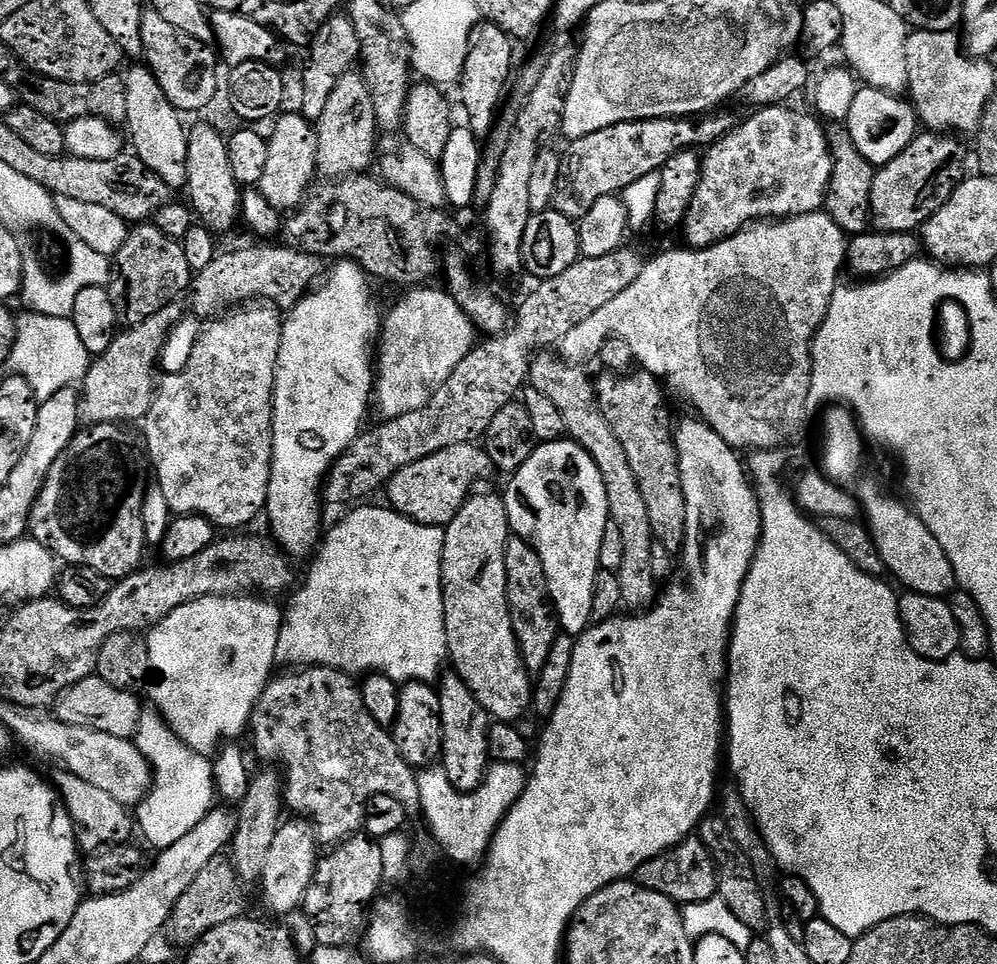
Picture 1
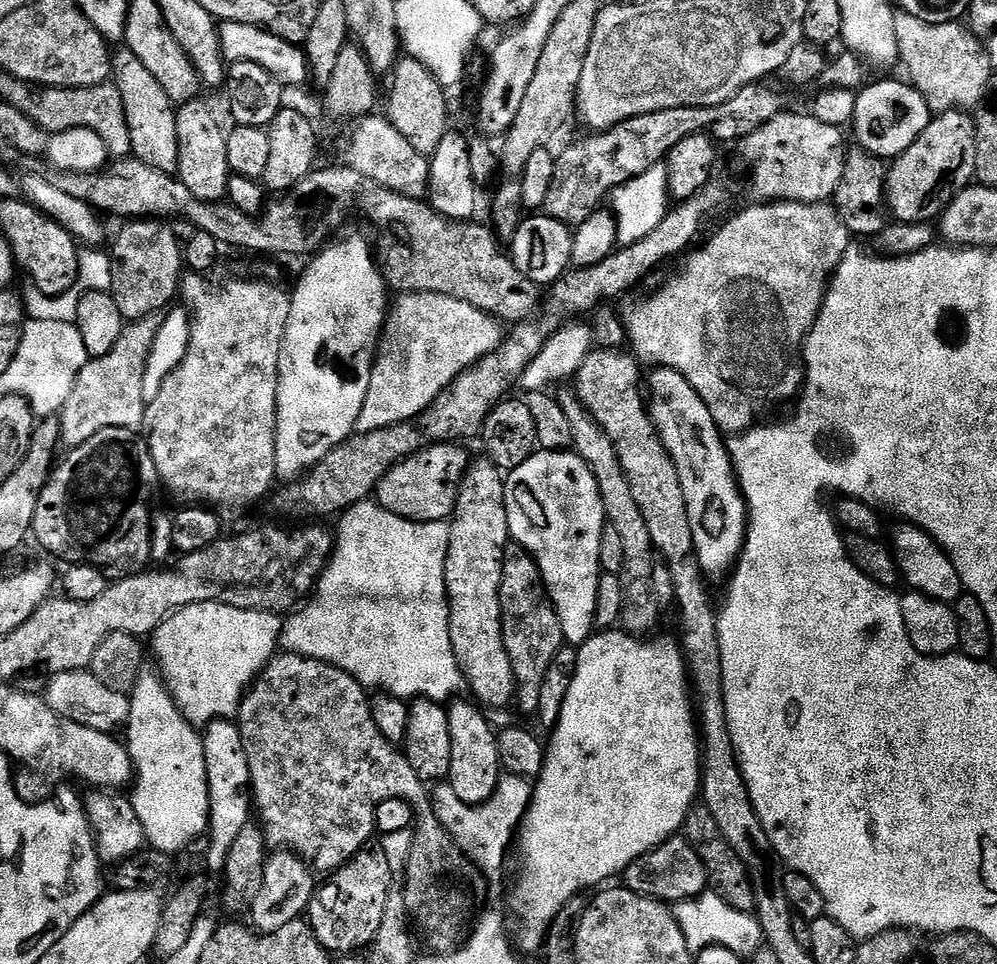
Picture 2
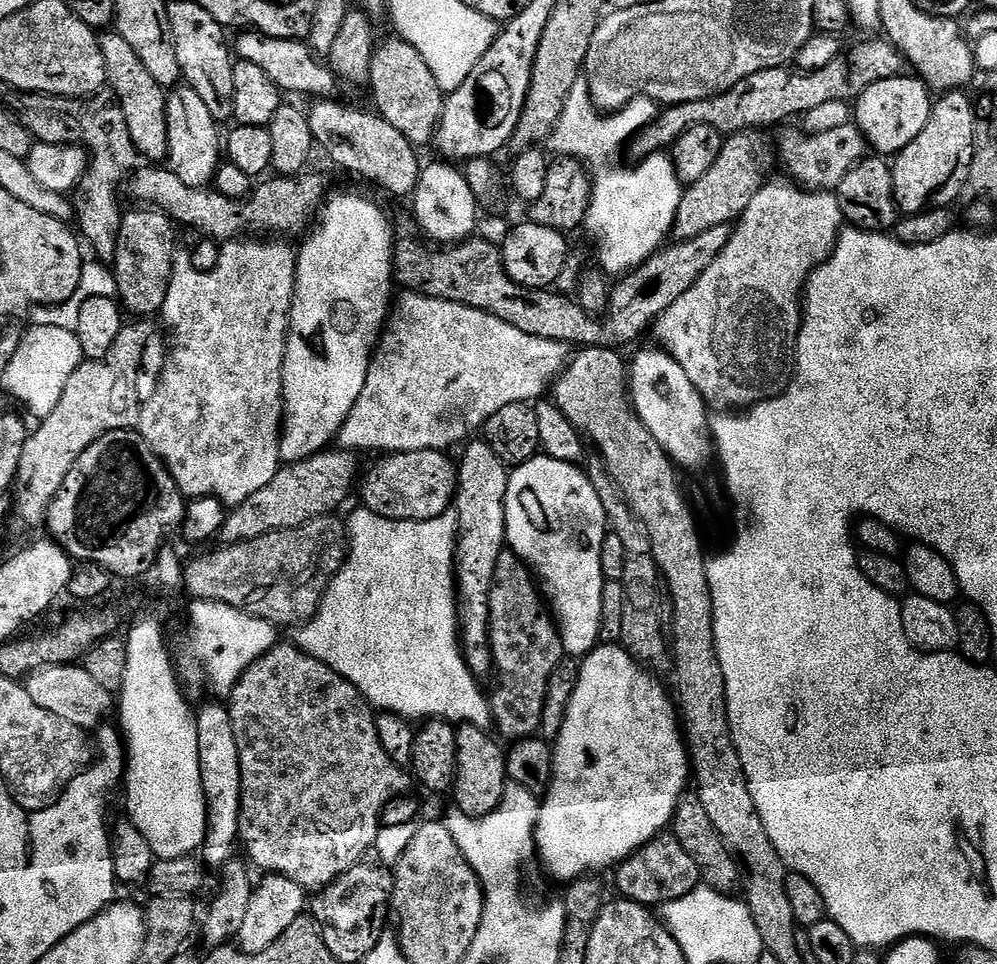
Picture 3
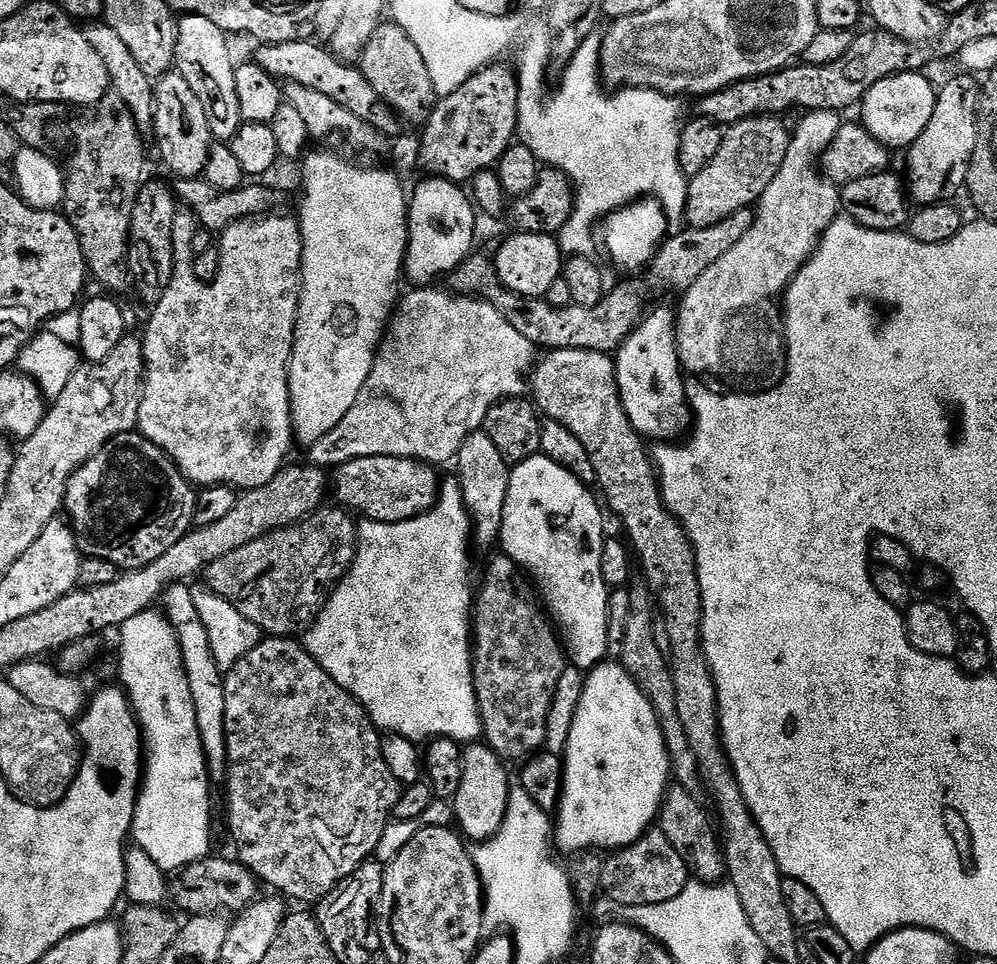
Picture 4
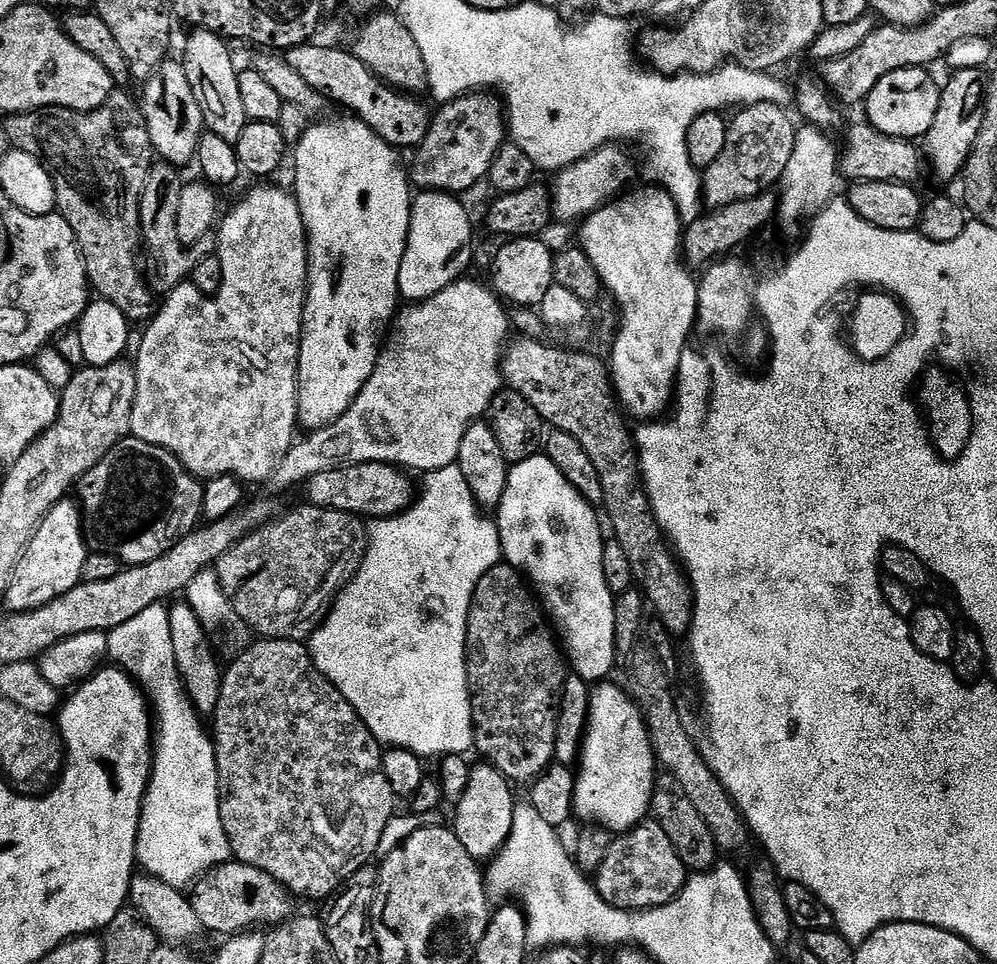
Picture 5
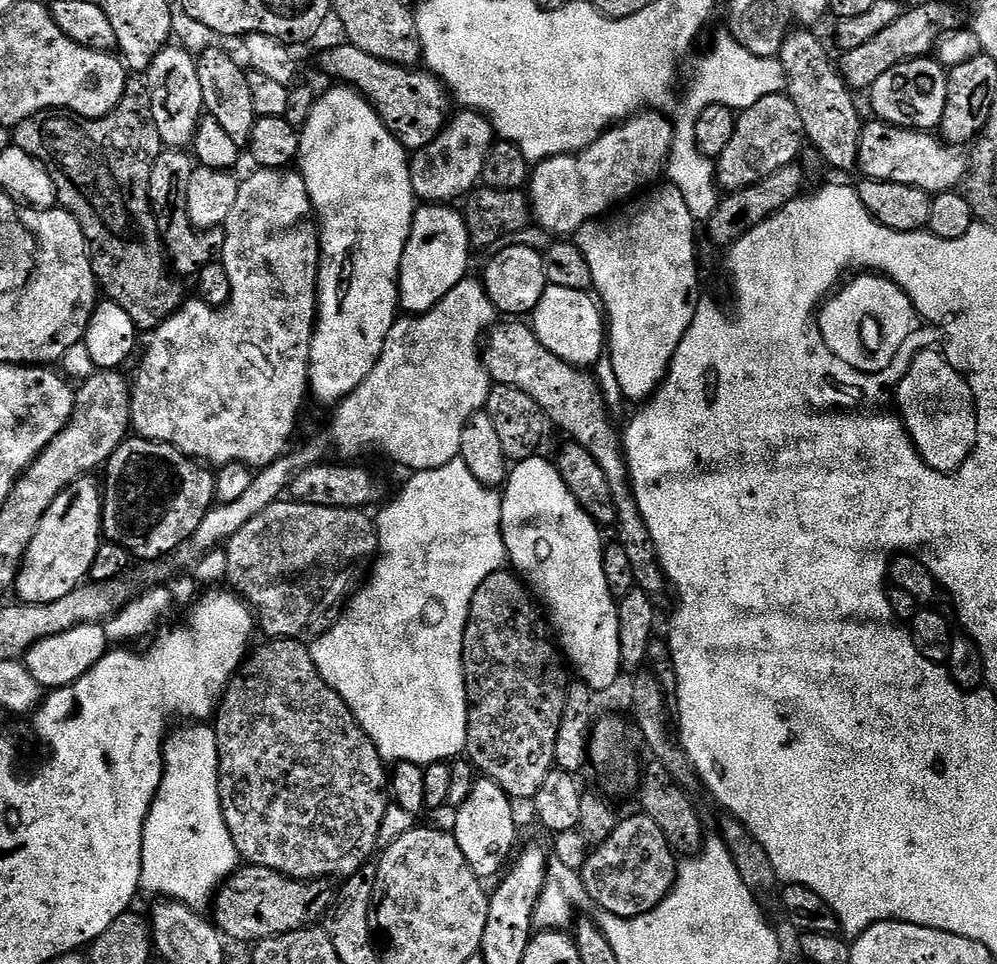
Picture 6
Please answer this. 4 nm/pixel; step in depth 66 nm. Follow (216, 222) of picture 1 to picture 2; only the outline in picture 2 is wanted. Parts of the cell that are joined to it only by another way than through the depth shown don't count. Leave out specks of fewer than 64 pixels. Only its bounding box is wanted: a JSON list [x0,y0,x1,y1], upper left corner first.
[176,98,233,201]

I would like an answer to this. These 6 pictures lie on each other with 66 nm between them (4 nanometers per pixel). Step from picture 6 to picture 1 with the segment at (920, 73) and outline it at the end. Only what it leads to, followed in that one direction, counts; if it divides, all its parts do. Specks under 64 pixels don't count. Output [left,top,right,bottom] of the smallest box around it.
[846,86,918,166]

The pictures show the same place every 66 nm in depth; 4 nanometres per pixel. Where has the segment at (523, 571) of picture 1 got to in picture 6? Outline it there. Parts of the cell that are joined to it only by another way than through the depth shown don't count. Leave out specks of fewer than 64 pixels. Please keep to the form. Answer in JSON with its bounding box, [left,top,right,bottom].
[462,570,570,801]

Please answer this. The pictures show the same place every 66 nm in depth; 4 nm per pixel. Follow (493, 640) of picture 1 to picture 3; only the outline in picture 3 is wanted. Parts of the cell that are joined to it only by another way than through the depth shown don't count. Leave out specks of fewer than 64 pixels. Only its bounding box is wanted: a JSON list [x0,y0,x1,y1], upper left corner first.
[454,438,510,678]

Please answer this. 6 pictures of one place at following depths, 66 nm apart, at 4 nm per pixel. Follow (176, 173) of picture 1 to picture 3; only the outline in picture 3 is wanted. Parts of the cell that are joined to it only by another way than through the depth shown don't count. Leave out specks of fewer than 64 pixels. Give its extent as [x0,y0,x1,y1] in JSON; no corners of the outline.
[99,30,170,162]

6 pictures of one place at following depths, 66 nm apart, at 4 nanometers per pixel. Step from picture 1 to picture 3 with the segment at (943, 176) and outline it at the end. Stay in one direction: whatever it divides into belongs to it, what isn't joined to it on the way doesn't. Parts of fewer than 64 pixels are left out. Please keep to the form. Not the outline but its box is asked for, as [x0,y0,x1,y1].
[891,90,976,216]

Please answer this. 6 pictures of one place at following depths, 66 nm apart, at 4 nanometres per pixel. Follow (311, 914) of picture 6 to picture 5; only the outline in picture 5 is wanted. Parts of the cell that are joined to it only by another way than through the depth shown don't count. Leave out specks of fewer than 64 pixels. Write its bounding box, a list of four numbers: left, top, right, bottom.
[190,858,293,938]

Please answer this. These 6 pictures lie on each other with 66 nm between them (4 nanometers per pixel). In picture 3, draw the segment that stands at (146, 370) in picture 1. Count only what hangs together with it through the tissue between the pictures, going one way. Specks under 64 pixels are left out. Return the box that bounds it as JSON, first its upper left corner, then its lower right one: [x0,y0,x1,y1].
[14,322,152,528]

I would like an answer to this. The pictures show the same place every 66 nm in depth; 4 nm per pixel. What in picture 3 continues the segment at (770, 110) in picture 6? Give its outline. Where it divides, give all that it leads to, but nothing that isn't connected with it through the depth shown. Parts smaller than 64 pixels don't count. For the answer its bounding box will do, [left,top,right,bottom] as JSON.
[670,130,776,240]

